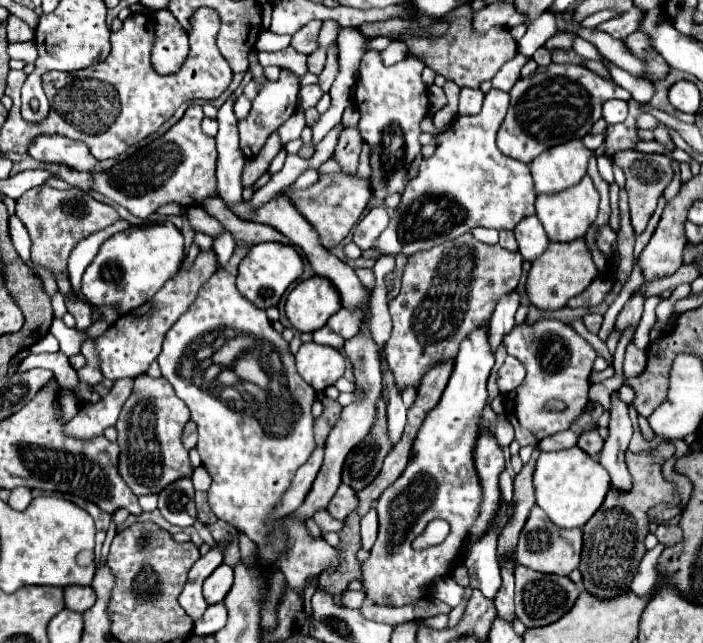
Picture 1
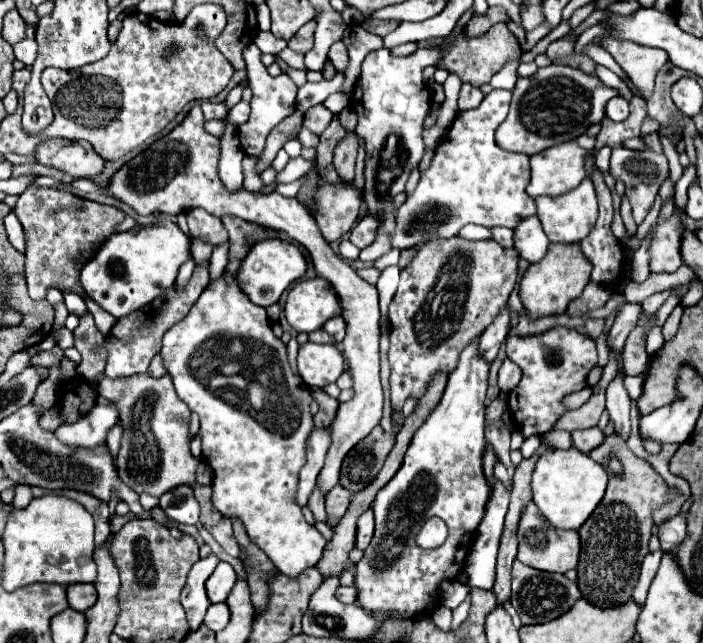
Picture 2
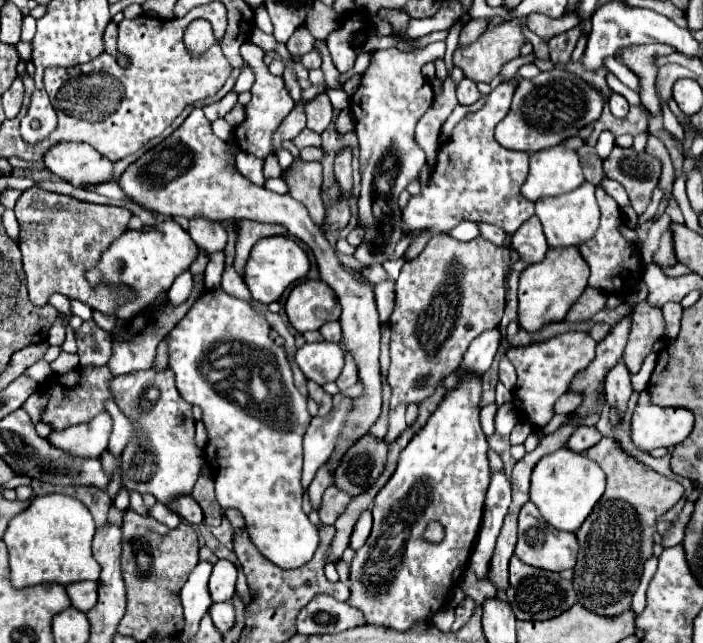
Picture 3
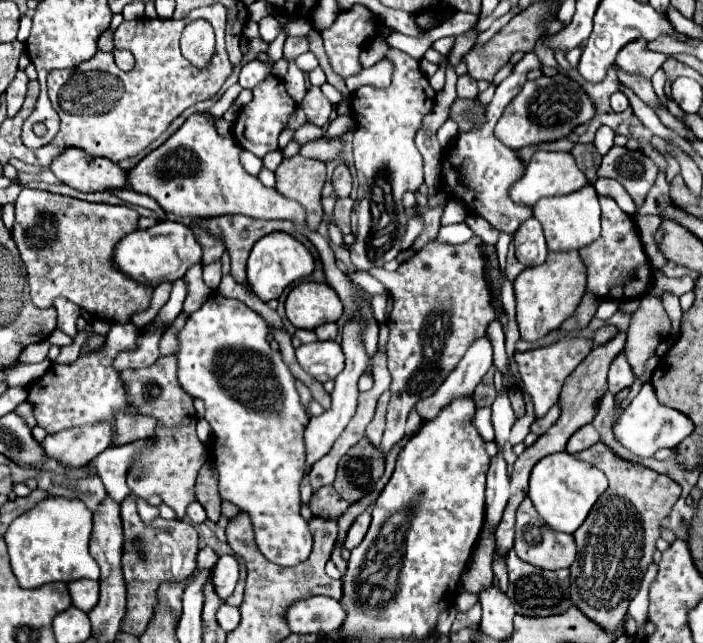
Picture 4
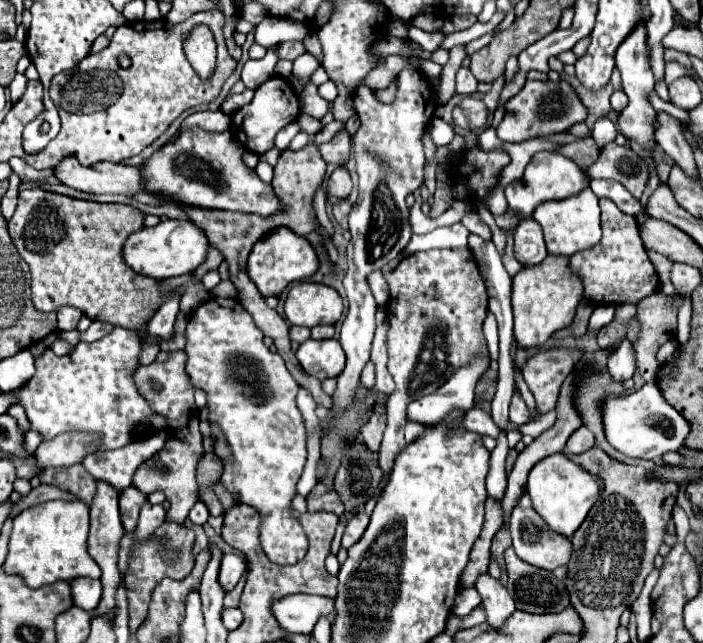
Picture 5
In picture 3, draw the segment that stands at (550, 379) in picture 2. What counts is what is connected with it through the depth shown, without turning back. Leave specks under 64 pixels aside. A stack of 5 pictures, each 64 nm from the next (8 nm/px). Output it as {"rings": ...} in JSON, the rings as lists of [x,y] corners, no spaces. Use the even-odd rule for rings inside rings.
{"rings":[[[564,332],[544,342],[528,344],[528,346],[510,346],[506,356],[516,366],[518,384],[514,390],[516,398],[516,412],[524,422],[532,426],[532,430],[544,428],[554,416],[554,402],[570,390],[570,384],[576,372],[584,370],[592,356],[596,354],[596,340],[592,340],[586,332]]]}

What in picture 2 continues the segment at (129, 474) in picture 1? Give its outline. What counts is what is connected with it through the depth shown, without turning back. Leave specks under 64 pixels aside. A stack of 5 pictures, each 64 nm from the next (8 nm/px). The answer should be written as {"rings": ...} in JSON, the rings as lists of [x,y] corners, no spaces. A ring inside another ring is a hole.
{"rings":[[[148,372],[116,380],[104,378],[99,384],[99,394],[116,402],[120,412],[122,442],[116,466],[124,484],[138,494],[146,492],[156,498],[180,484],[194,486],[198,460],[190,454],[190,410],[176,396],[168,374],[162,378],[152,378]]]}

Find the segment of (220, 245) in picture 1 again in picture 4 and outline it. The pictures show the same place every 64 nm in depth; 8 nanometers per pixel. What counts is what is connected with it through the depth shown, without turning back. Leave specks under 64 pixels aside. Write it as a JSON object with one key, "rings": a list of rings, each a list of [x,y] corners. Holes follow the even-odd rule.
{"rings":[[[216,260],[216,262],[212,262],[212,264],[208,264],[204,268],[204,282],[206,282],[206,286],[210,290],[216,290],[218,288],[220,276],[222,276],[222,272],[220,272],[220,260]]]}

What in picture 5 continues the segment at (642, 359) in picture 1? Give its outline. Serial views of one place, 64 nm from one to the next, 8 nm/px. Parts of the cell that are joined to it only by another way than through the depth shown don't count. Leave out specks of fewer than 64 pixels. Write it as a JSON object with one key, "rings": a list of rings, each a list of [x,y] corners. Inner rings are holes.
{"rings":[[[654,292],[638,304],[636,320],[640,324],[640,332],[638,338],[632,340],[632,348],[636,354],[636,368],[646,382],[654,382],[660,370],[656,360],[658,348],[666,340],[676,338],[676,314],[680,304],[682,296],[668,300],[662,292]]]}

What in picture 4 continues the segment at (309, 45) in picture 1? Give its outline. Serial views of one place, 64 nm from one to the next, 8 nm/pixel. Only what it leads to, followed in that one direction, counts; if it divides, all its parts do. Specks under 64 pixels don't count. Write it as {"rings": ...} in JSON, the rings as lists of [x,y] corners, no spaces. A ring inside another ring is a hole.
{"rings":[[[288,38],[284,44],[284,58],[298,58],[308,52],[308,38]]]}

